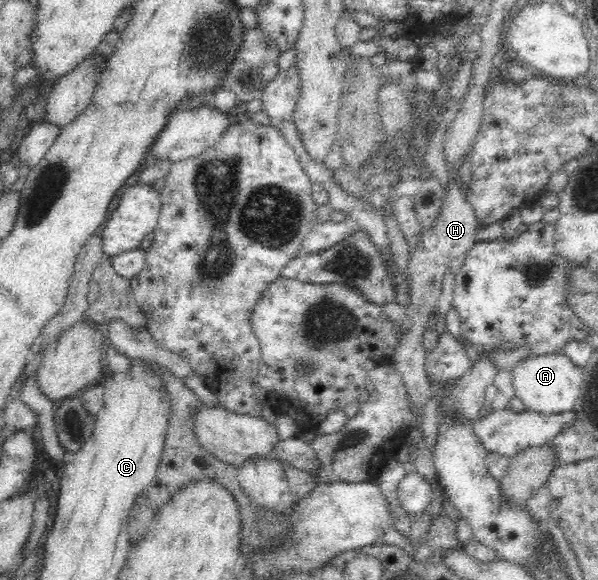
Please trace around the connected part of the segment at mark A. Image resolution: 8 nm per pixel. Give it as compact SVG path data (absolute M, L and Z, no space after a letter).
M561 352L528 356L516 362L510 373L514 395L525 404L528 411L543 414L571 411L582 390L582 370Z

